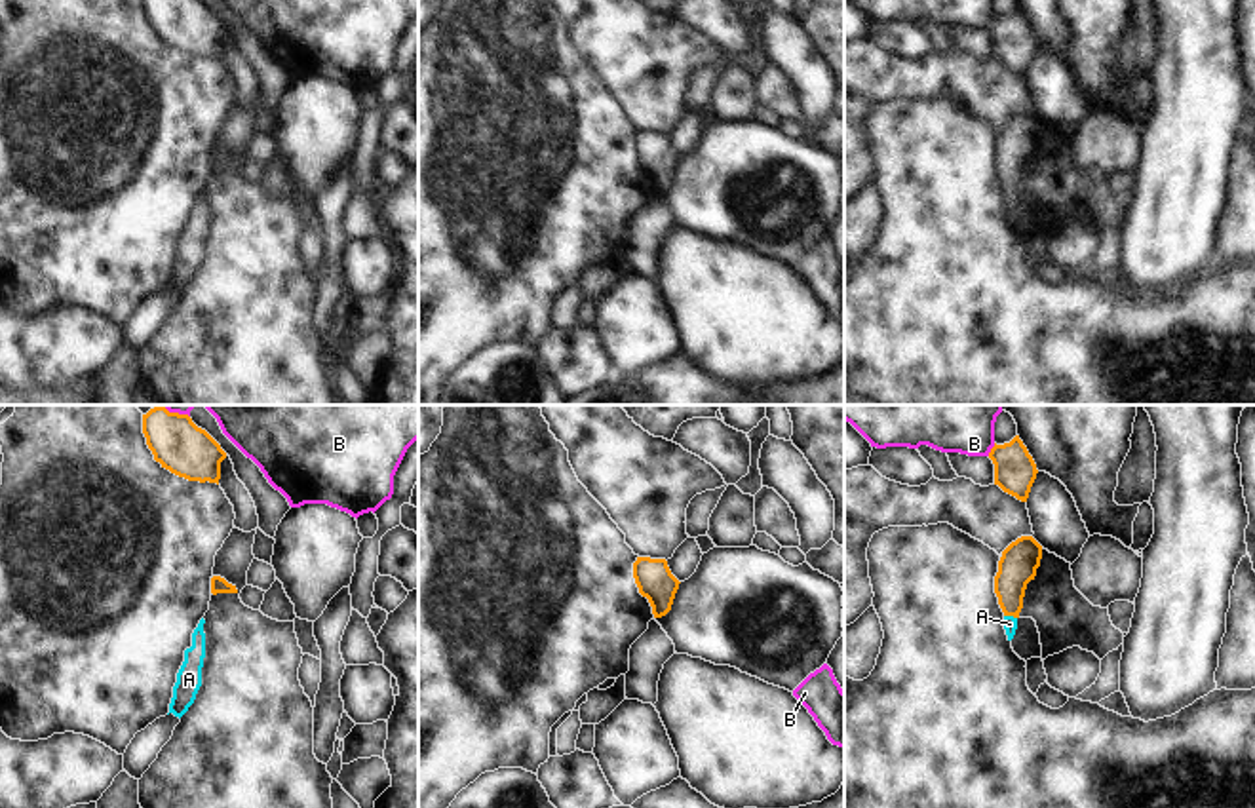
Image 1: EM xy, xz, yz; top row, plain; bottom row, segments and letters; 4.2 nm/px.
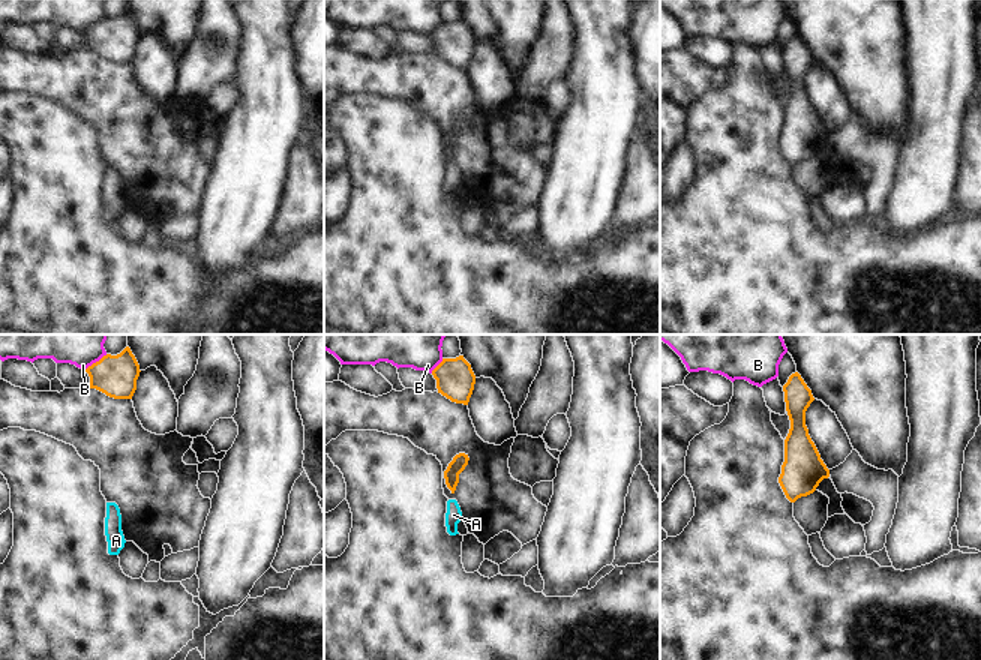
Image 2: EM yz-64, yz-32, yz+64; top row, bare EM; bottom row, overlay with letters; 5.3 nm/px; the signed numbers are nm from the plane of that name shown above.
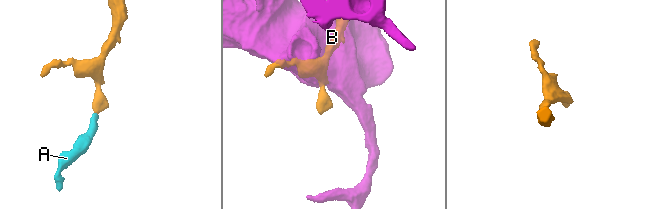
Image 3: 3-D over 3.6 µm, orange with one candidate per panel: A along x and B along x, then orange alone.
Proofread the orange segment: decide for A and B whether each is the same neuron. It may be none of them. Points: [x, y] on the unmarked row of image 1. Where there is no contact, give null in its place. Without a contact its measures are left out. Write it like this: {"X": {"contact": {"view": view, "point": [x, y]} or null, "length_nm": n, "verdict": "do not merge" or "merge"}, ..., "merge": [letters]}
{"A": {"contact": {"view": "yz", "point": [1010, 189]}, "length_nm": 60, "verdict": "merge"}, "B": {"contact": {"view": "yz", "point": [991, 23]}, "length_nm": 70, "verdict": "do not merge"}, "merge": ["A"]}

